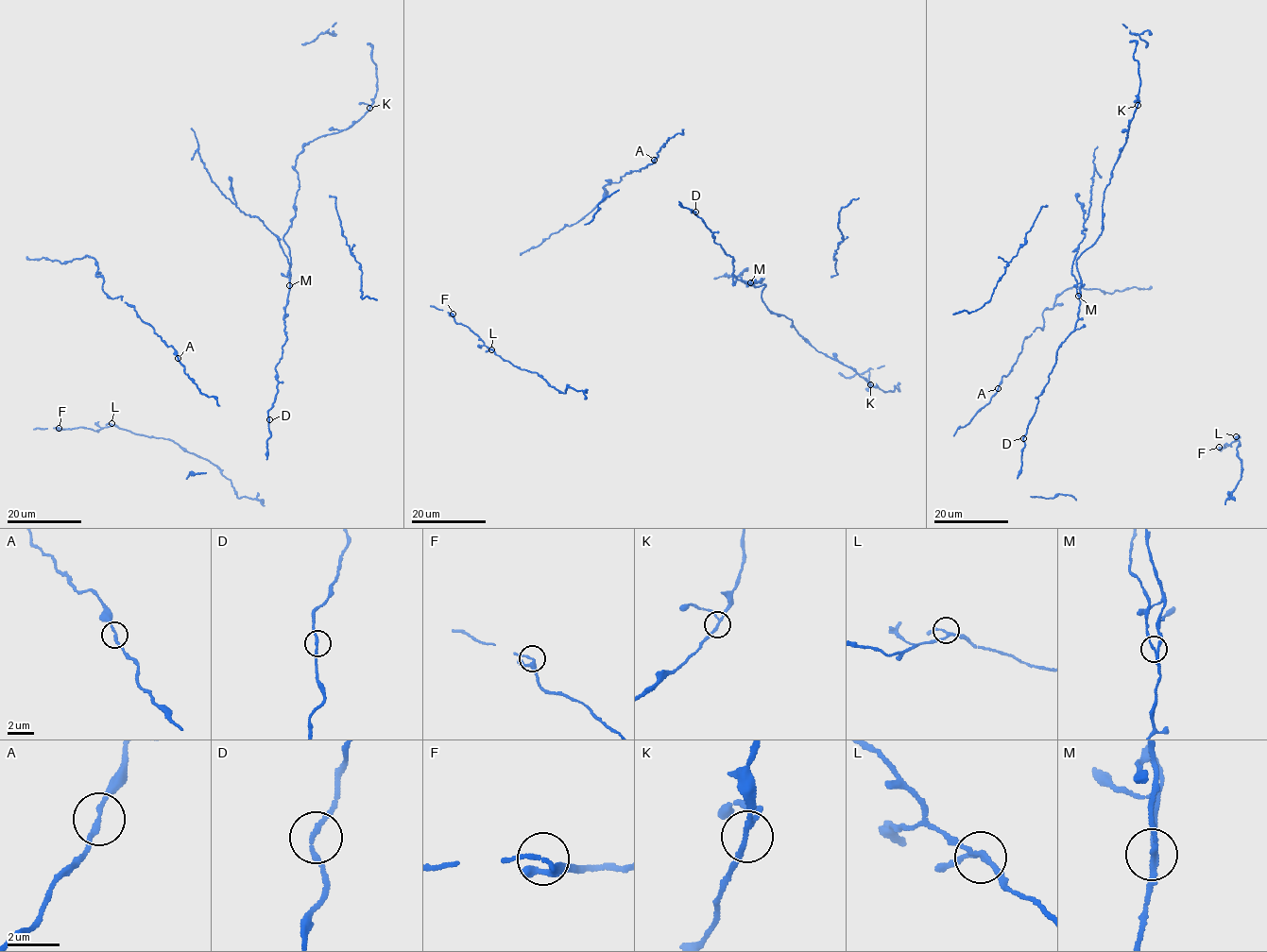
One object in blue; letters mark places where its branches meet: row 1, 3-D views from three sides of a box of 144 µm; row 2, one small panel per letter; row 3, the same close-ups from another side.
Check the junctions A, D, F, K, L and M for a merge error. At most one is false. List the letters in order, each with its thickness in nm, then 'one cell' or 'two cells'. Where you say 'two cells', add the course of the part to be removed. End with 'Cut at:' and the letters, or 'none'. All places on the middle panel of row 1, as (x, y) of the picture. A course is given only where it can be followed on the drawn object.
A: calibre 180 nm; one cell
D: calibre 180 nm; one cell
F: calibre 190 nm; one cell
K: calibre 160 nm; one cell
L: calibre 160 nm; one cell
M: calibre 160 nm; two cells; course (750, 283), (757, 283), (762, 279), (752, 284), (738, 276), (732, 278), (725, 275), (730, 275), (727, 278)
Cut at: M

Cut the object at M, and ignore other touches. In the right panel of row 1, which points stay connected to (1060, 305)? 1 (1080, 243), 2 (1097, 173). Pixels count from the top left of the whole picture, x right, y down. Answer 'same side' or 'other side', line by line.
1: other side
2: other side

